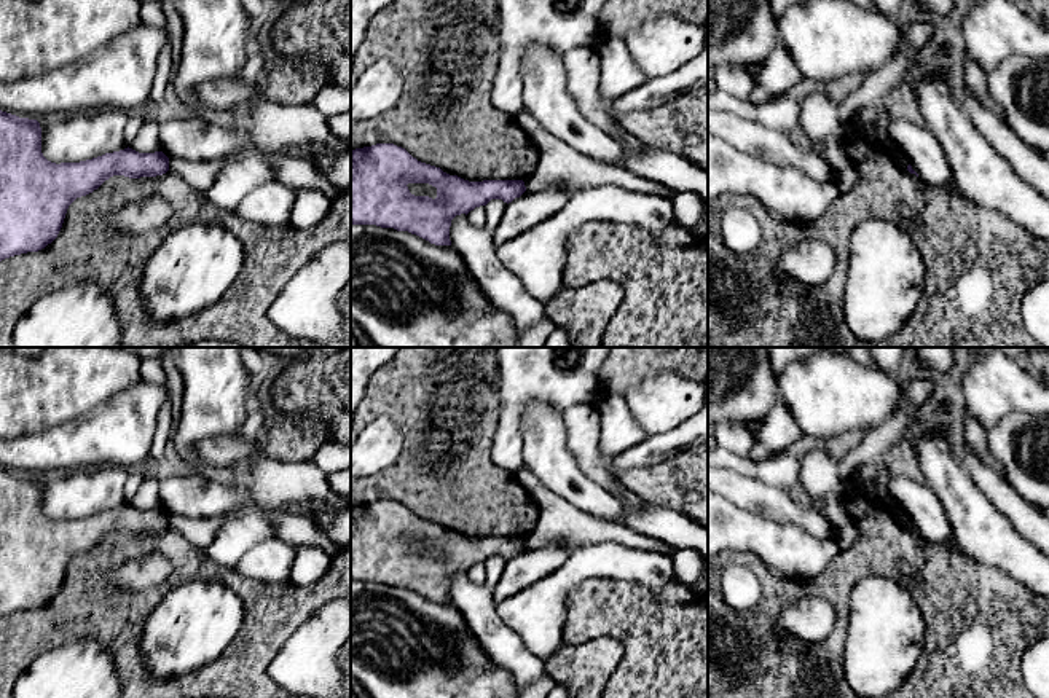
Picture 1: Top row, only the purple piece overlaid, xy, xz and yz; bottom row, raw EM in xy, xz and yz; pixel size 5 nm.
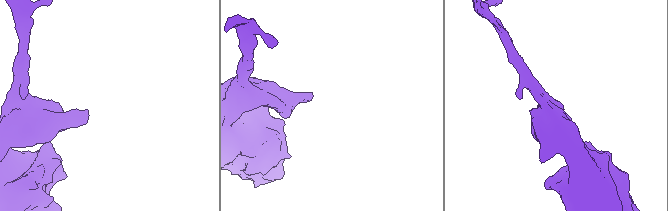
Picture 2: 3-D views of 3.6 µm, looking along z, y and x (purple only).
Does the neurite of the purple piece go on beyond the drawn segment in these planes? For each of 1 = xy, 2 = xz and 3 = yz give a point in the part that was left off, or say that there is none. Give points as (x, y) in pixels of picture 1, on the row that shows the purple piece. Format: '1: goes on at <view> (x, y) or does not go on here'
1: does not go on here
2: does not go on here
3: does not go on here

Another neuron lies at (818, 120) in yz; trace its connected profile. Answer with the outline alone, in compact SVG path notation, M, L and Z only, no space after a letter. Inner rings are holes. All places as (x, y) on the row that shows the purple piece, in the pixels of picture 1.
M813 92L799 100L799 127L816 142L843 135L847 127L839 123L837 108L823 94Z

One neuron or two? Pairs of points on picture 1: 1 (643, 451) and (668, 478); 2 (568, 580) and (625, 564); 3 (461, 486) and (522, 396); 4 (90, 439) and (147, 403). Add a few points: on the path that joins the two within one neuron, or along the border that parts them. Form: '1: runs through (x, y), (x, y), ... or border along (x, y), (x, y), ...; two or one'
1: border along (689, 447), (651, 466), (630, 467), (619, 474); two
2: runs through (582, 566), (611, 564); one
3: border along (499, 402), (491, 459), (510, 472); two
4: runs through (104, 427), (133, 399); one

